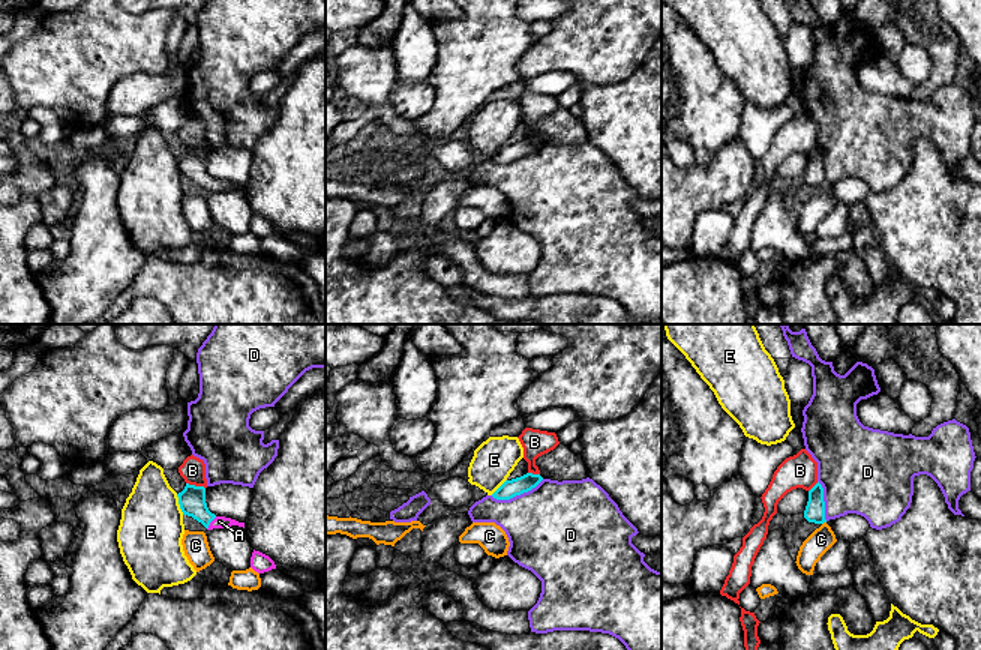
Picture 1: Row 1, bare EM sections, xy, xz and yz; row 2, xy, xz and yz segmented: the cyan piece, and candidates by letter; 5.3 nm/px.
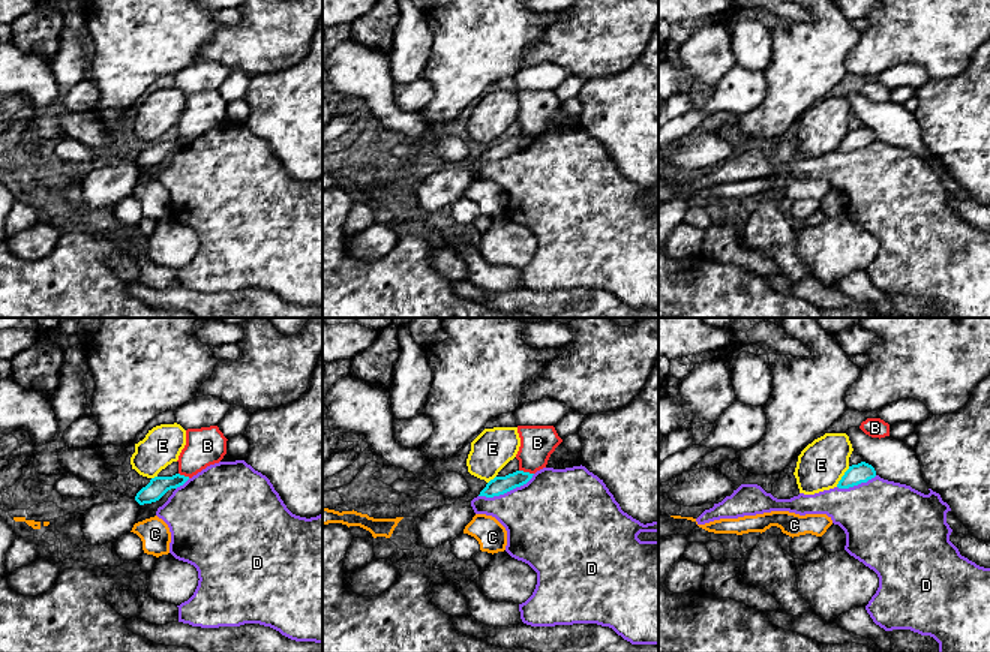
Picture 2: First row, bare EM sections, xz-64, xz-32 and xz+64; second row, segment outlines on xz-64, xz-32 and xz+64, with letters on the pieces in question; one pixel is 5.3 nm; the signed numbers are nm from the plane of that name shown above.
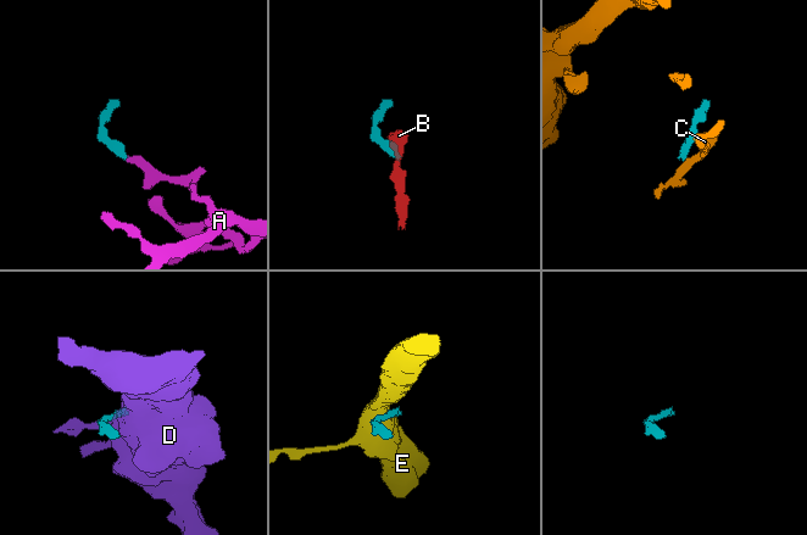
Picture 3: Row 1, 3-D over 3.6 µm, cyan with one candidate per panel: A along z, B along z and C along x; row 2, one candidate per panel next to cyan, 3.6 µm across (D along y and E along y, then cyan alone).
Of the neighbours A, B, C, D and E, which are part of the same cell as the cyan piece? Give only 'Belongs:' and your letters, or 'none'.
Belongs: A

